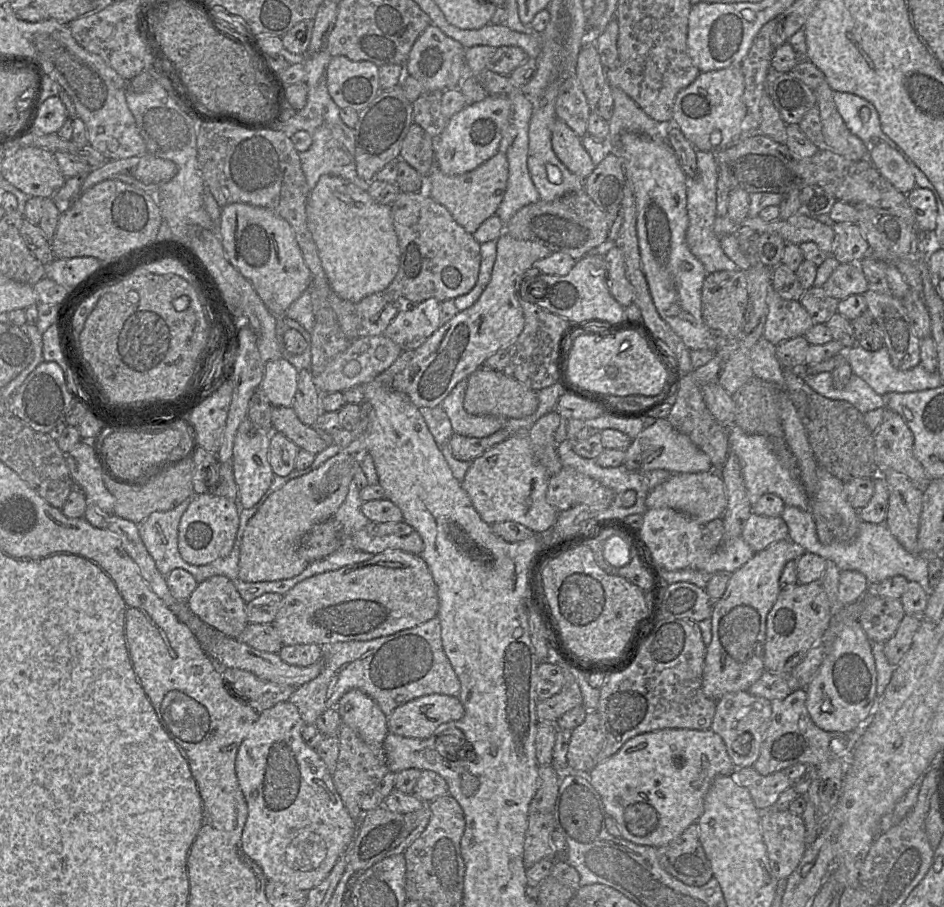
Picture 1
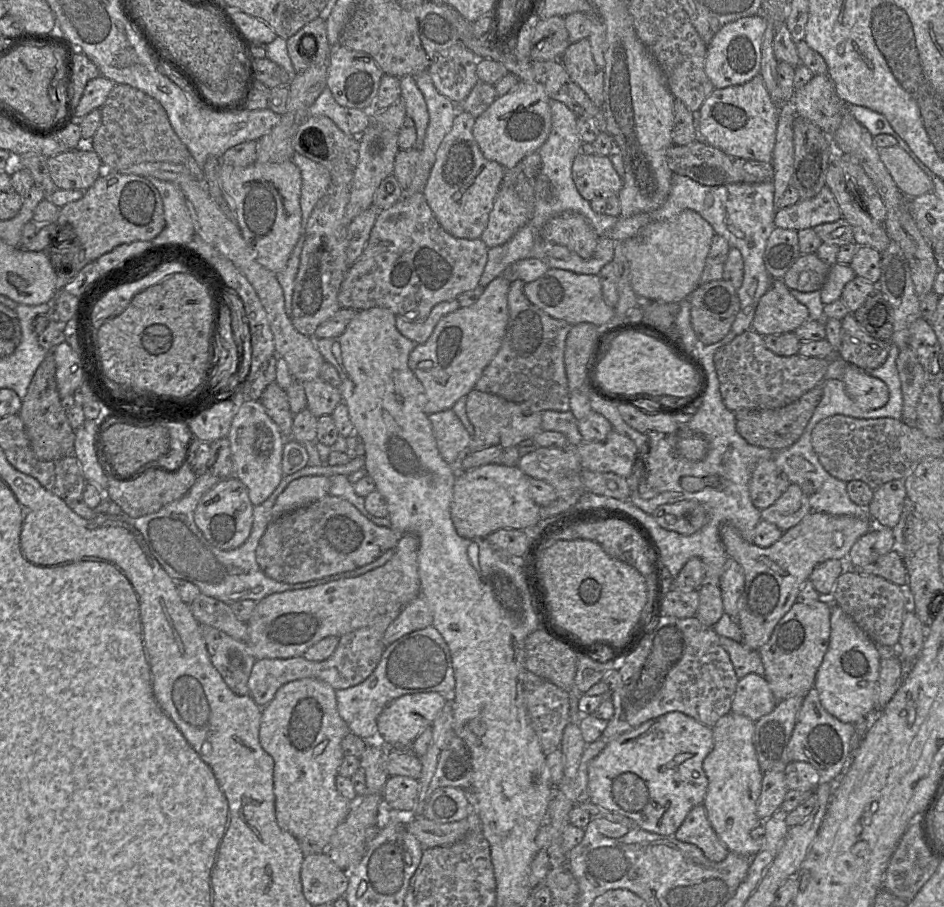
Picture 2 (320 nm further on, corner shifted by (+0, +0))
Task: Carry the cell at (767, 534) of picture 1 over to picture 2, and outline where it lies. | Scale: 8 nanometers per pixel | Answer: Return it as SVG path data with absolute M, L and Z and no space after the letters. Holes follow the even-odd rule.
M790 483L771 506L761 510L761 520L775 524L785 532L810 512L811 507L806 495L797 484Z

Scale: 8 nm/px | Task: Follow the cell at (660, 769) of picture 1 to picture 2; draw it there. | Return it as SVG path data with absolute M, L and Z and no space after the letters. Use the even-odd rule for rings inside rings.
M673 711L651 719L609 742L590 762L589 801L633 820L645 831L664 836L674 835L690 810L704 802L708 778L703 770L703 761L713 747L712 728L682 712Z

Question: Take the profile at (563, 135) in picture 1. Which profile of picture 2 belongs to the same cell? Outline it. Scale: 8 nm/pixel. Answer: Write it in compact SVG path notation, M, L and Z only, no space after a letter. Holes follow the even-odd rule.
M580 152L572 165L572 178L581 196L589 202L595 197L618 194L623 180L609 156Z

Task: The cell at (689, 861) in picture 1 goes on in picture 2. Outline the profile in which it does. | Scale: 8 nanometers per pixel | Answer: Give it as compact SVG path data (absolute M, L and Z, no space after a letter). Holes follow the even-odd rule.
M703 804L693 807L674 834L681 842L693 844L713 862L720 862L730 852L708 820Z

